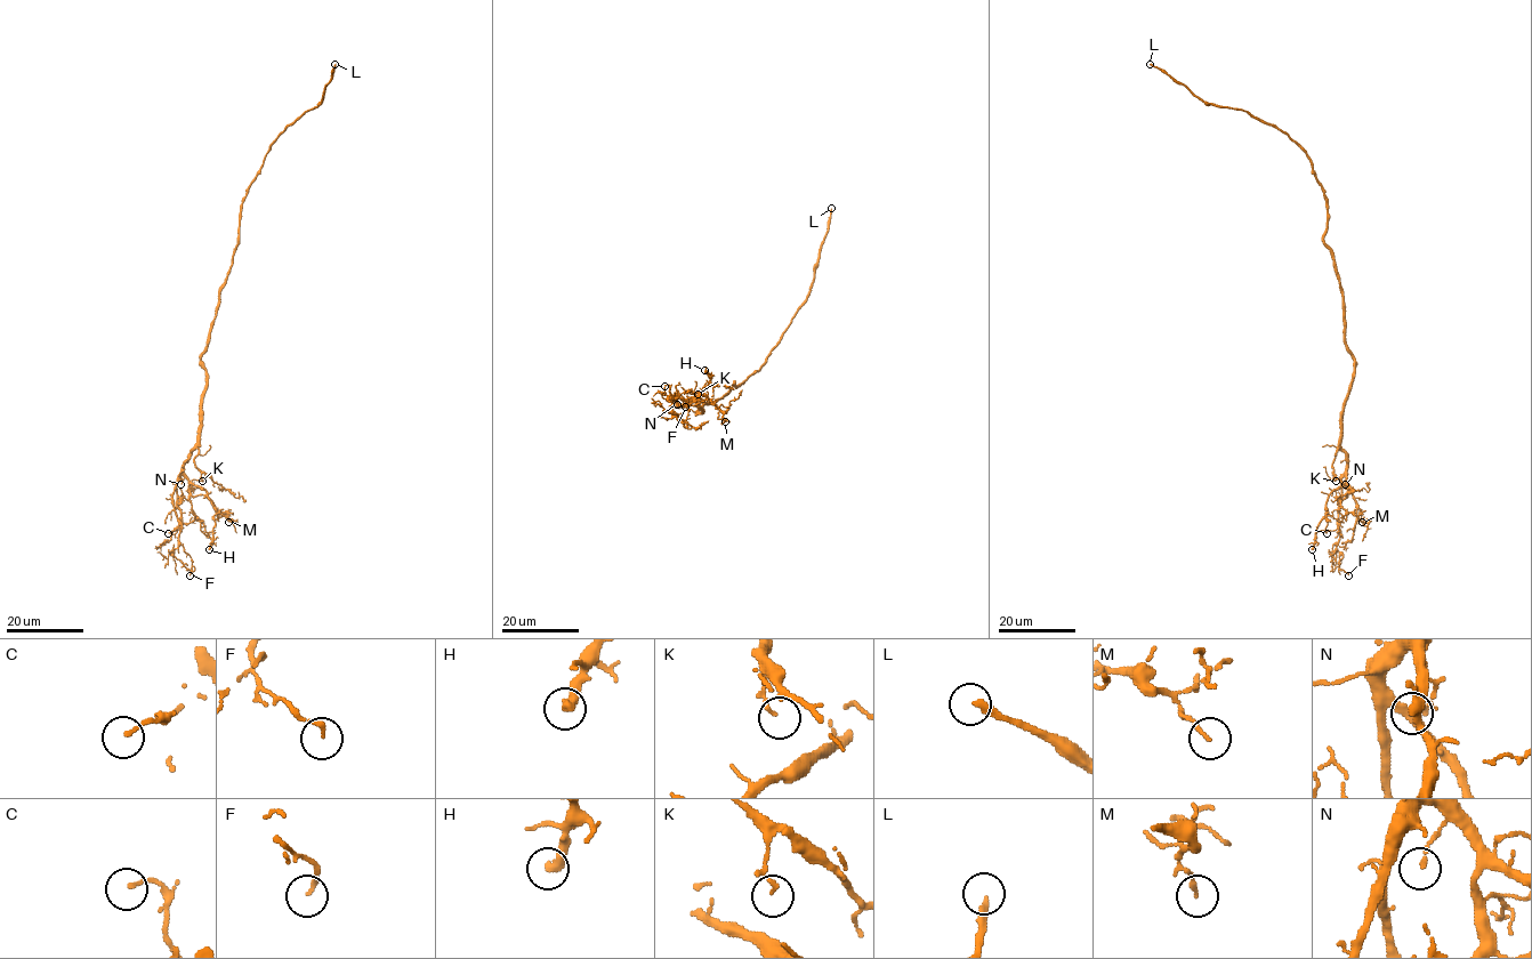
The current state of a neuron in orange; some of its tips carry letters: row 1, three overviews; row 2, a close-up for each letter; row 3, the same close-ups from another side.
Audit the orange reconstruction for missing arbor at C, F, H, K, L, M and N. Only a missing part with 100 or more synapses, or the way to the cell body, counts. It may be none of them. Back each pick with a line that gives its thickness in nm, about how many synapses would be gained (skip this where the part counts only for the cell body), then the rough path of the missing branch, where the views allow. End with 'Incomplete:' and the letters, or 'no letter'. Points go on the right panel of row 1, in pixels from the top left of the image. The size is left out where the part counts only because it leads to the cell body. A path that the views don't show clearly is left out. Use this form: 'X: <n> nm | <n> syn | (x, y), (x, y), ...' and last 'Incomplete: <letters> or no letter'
L: 240 nm | 350 syn
Incomplete: L

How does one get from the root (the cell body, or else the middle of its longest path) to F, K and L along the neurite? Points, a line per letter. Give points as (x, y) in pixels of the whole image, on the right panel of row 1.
F: (1338, 275), (1344, 341), (1354, 360), (1343, 417), (1346, 474), (1336, 546), (1343, 556), (1338, 566), (1348, 575)
K: (1338, 275), (1344, 341), (1354, 360), (1354, 375), (1344, 407), (1341, 441), (1332, 464), (1336, 481)
L: (1338, 275), (1332, 250), (1324, 242), (1327, 198), (1309, 158), (1271, 125), (1241, 110), (1206, 105), (1150, 64)

